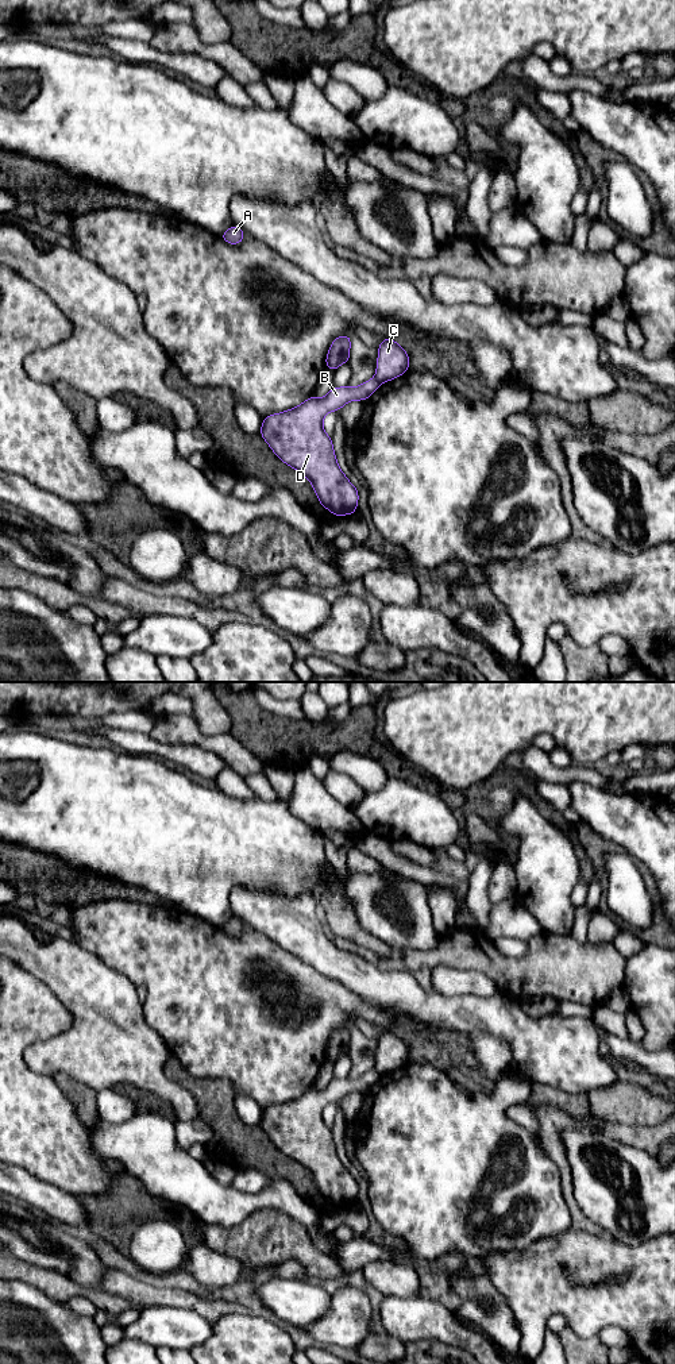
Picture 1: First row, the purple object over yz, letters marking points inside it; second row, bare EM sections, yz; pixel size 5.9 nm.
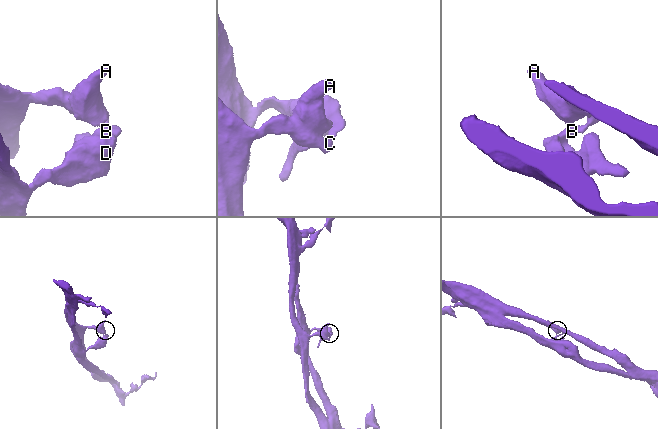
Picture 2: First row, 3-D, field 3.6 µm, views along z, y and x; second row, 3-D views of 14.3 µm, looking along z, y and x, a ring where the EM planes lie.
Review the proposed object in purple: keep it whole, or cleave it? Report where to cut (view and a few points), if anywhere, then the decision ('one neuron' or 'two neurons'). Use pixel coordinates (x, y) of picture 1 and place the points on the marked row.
yz (375, 377), (380, 382) | two neurons

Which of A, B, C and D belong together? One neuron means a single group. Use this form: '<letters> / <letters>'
A C / B D

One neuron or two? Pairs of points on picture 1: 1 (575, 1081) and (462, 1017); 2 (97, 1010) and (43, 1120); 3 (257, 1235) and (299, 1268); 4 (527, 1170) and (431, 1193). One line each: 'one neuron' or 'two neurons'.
1: one neuron
2: two neurons
3: two neurons
4: one neuron

